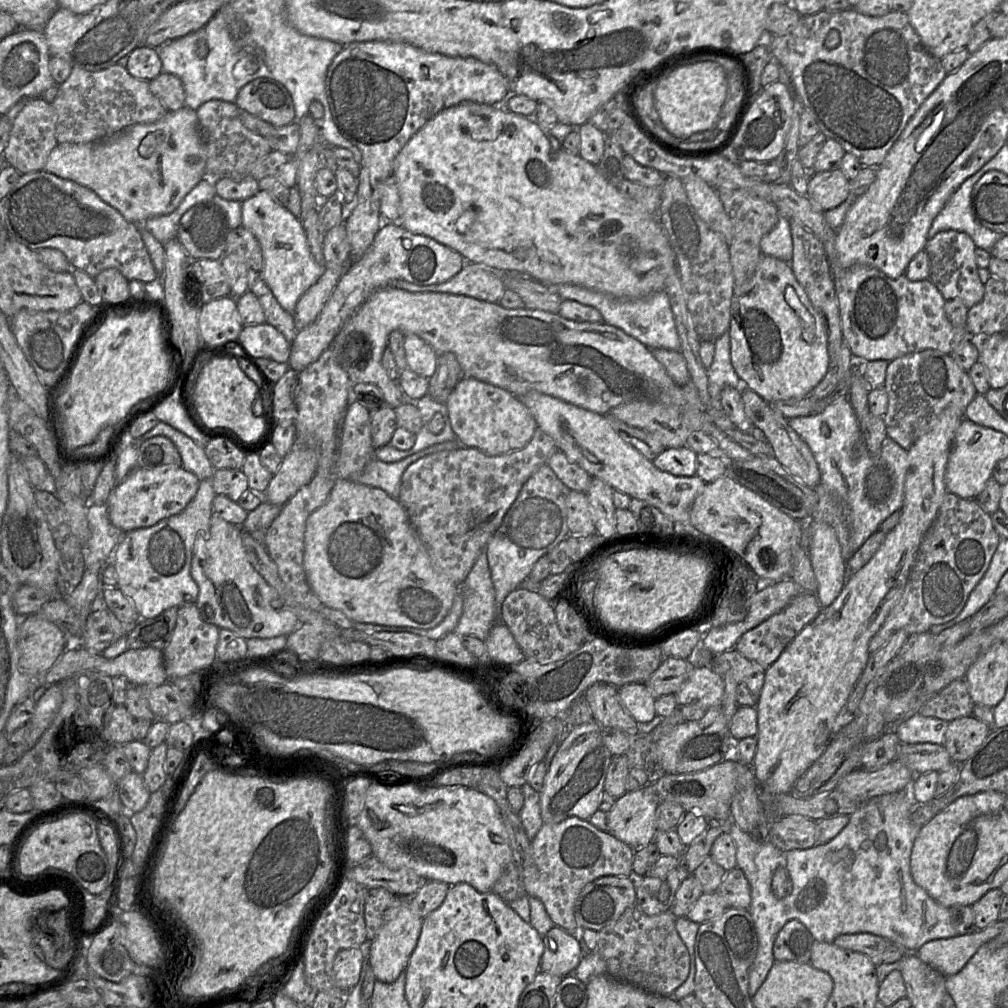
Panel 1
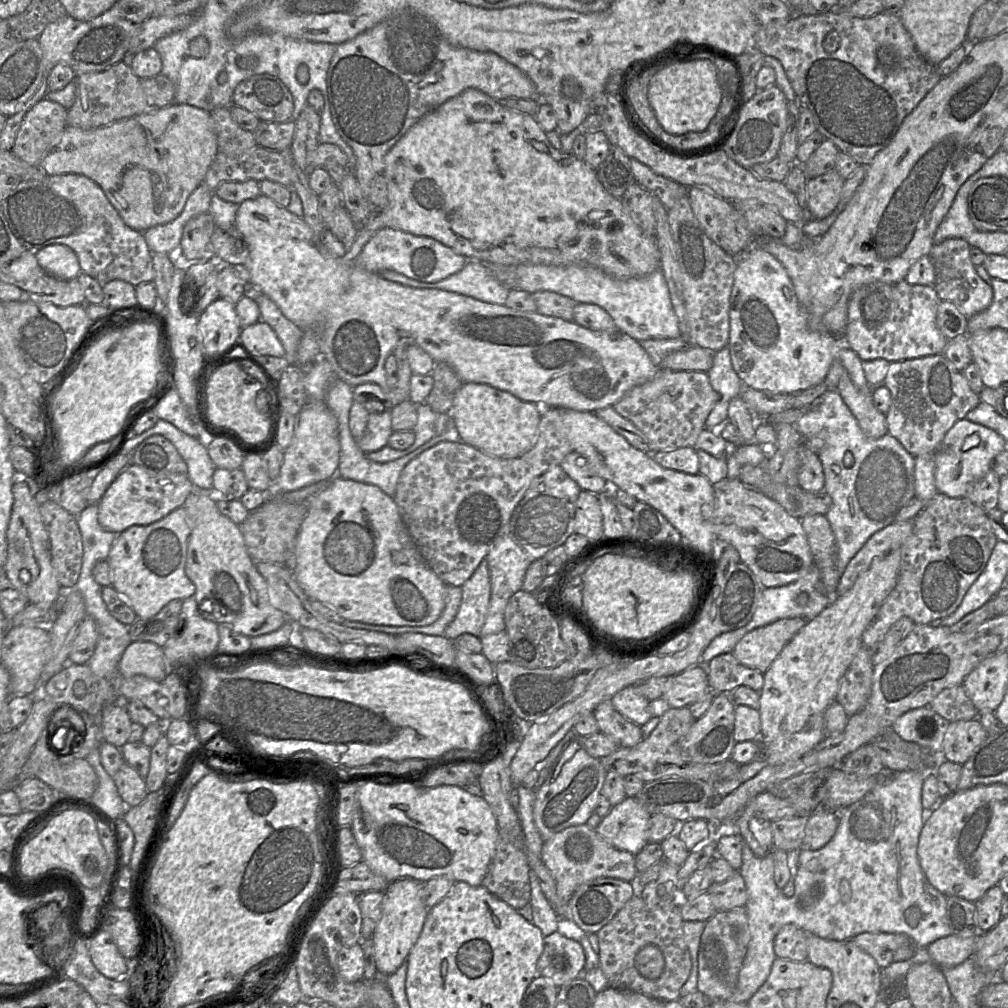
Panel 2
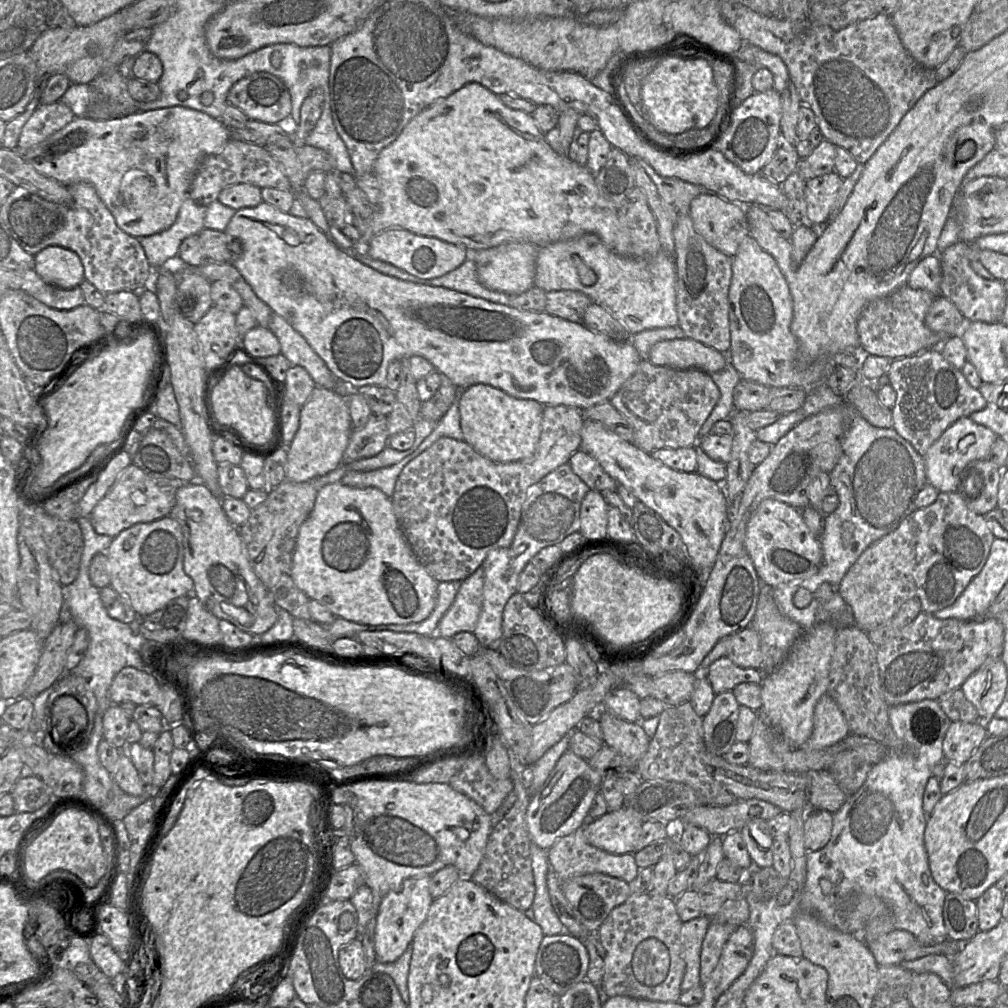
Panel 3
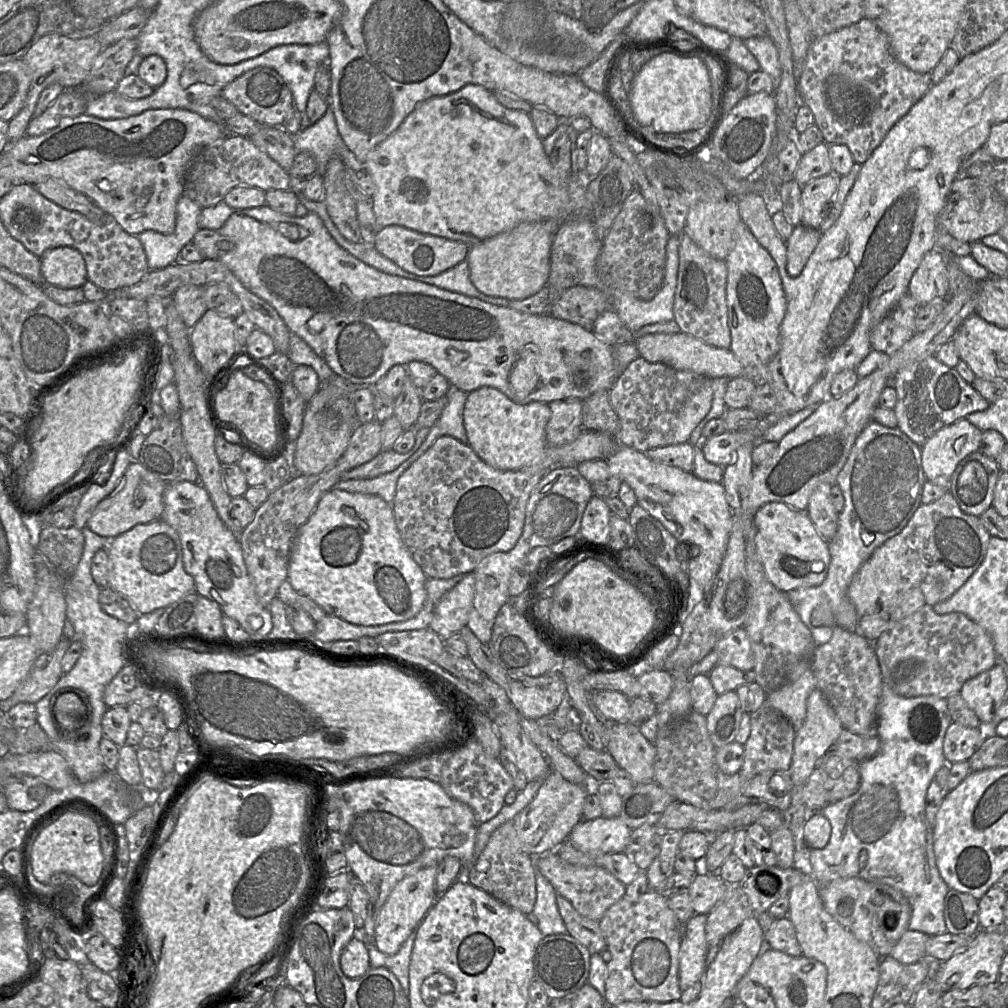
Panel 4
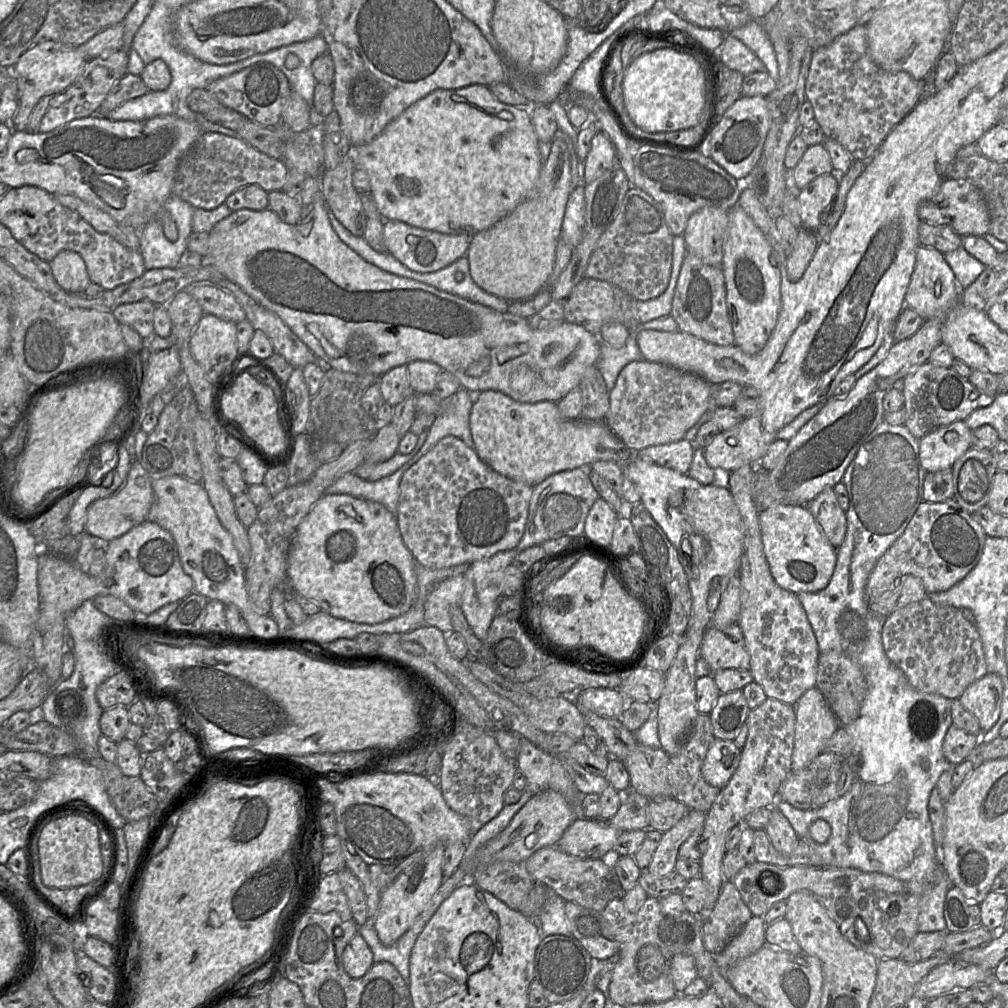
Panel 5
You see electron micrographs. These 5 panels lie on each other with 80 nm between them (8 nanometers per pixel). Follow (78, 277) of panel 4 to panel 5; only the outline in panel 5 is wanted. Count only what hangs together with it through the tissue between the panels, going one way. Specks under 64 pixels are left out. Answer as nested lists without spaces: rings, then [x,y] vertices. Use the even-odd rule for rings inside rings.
[[[63,250],[49,261],[52,274],[65,291],[84,294],[90,278],[83,258],[74,251]]]

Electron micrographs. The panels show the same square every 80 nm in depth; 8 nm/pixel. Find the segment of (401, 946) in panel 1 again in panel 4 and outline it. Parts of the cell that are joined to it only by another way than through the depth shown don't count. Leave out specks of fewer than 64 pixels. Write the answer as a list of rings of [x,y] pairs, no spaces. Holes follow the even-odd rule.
[[[437,866],[425,867],[404,877],[389,894],[381,907],[375,928],[374,944],[380,952],[386,955],[396,954],[434,905],[437,899]]]

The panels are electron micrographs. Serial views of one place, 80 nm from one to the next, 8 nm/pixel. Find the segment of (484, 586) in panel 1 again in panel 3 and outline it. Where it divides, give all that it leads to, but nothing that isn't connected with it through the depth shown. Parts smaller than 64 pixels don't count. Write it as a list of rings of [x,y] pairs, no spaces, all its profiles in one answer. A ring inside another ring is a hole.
[[[482,565],[461,581],[449,609],[438,623],[434,636],[452,639],[459,632],[473,632],[482,608],[484,570]]]

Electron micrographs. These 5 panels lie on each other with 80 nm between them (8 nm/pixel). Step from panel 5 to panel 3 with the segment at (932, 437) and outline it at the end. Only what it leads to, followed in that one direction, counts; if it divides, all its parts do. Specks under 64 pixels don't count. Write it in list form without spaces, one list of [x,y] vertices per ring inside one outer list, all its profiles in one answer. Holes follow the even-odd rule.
[[[968,416],[957,419],[929,447],[923,457],[927,483],[939,492],[956,492],[960,473],[971,461],[988,459],[991,447],[997,438],[992,430],[976,424]]]

